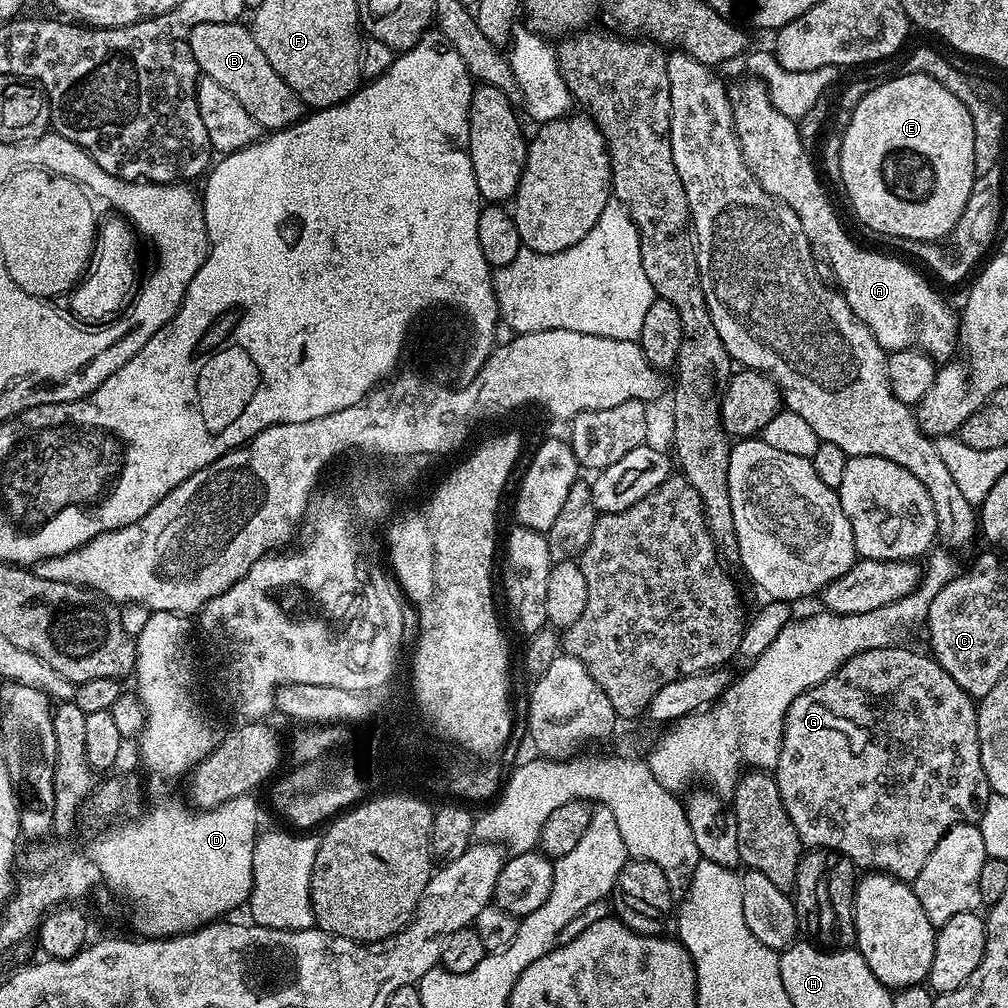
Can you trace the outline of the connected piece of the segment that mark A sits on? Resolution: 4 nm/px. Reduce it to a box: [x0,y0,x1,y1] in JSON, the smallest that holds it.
[727,78,960,362]

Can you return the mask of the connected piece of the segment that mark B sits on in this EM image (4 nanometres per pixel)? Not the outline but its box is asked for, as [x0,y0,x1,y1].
[188,22,306,129]

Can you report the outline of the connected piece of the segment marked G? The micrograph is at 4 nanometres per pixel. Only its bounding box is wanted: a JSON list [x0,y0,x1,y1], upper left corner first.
[774,646,990,882]

